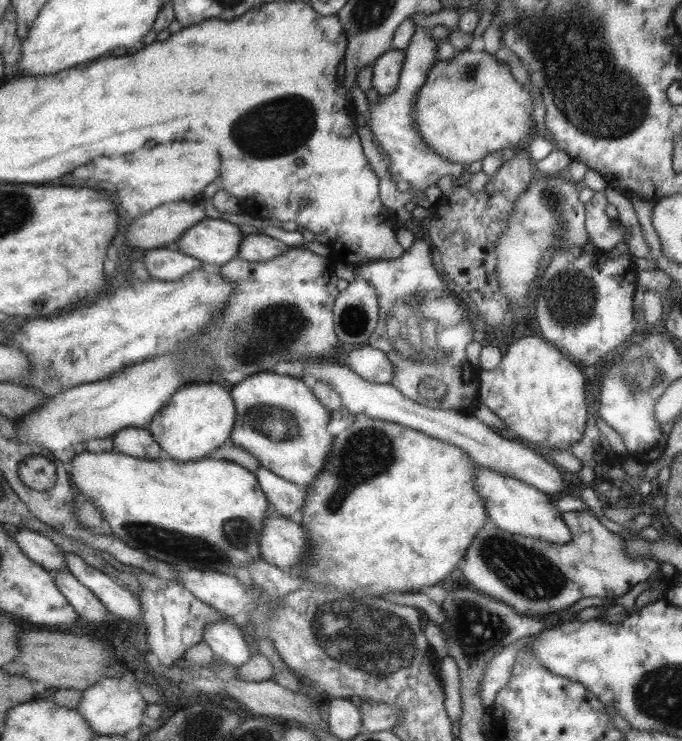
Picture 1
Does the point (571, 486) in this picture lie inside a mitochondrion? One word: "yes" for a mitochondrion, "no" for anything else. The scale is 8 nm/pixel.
no

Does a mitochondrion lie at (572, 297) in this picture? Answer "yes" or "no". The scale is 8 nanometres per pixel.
yes

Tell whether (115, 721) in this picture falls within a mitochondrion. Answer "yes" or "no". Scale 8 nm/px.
no

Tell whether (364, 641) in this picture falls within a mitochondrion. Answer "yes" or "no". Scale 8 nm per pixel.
yes

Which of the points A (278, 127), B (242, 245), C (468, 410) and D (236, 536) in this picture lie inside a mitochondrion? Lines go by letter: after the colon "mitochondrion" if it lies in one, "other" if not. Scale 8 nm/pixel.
A: mitochondrion
B: other
C: other
D: mitochondrion

